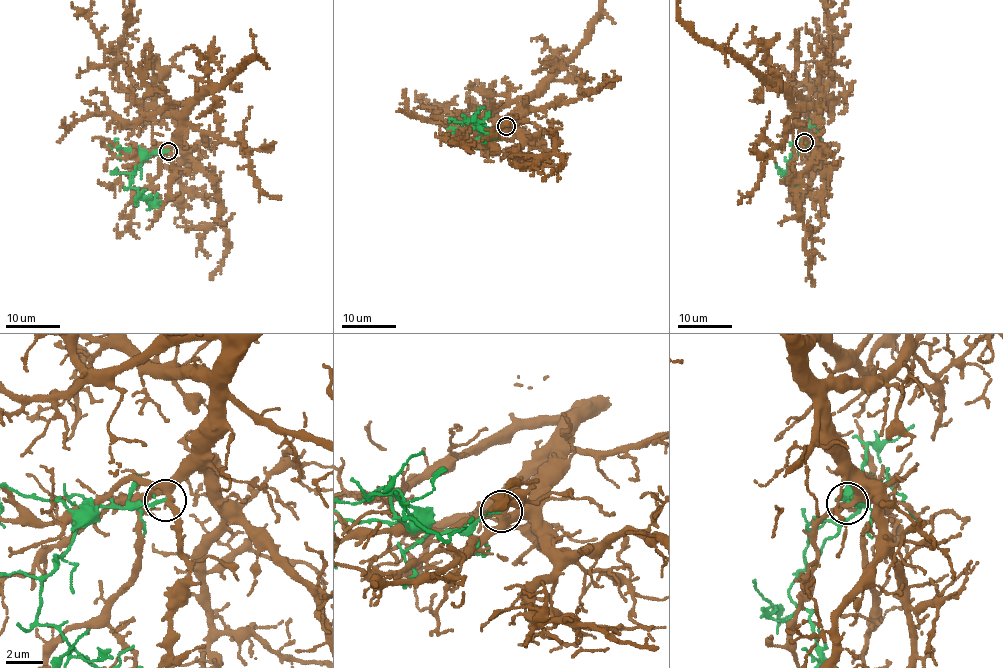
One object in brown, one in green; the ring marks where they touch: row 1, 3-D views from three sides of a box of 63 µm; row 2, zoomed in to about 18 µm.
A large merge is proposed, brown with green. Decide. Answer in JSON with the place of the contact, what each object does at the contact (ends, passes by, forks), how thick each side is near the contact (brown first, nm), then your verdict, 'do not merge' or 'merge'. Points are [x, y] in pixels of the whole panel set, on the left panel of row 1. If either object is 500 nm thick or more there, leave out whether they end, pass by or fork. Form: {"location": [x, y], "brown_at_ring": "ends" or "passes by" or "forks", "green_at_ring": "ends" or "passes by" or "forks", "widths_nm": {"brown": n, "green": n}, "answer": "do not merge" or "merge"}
{"location": [168, 151], "brown_at_ring": "forks", "green_at_ring": "ends", "widths_nm": {"brown": 280, "green": 180}, "answer": "do not merge"}

